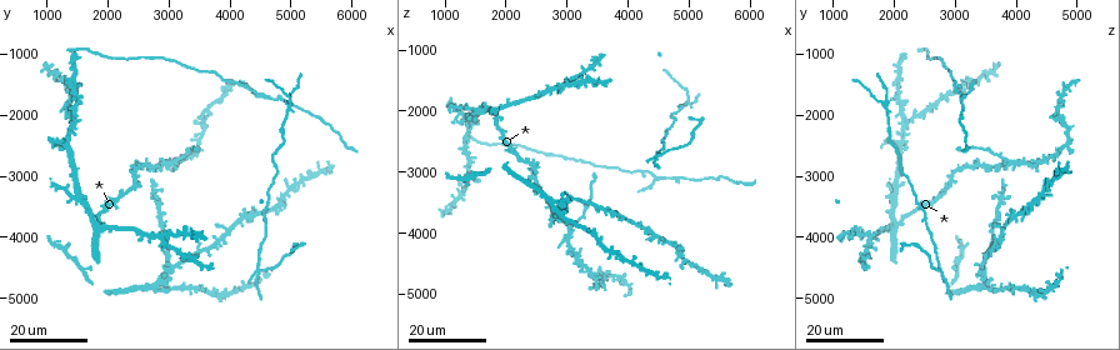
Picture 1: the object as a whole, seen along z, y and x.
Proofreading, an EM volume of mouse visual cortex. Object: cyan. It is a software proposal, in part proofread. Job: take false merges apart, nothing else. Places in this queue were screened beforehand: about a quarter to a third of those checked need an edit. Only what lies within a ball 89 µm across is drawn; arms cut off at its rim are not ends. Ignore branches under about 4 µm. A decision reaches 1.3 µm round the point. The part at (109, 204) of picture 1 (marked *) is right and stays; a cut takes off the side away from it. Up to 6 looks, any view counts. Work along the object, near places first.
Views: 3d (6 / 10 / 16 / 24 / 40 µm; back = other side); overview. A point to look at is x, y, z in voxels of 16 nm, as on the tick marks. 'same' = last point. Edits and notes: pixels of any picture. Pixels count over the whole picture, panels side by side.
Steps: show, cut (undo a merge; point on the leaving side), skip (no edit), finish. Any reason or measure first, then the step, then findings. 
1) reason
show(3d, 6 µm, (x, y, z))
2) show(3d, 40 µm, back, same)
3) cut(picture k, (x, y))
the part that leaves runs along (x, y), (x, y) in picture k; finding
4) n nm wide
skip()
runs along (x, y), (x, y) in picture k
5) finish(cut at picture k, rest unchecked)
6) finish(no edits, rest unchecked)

four or more arms meet
show(3d, 16 µm, (5000, 1800, 1800))

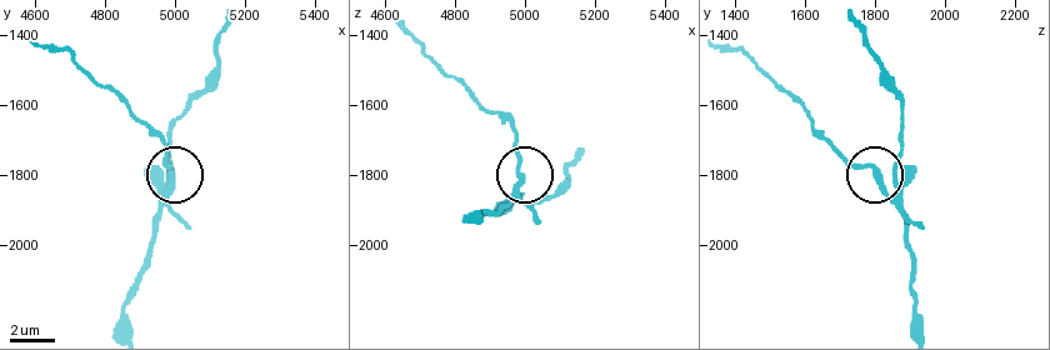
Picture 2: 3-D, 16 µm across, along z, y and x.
show(3d, 6 µm, (4990, 1830, 1820))

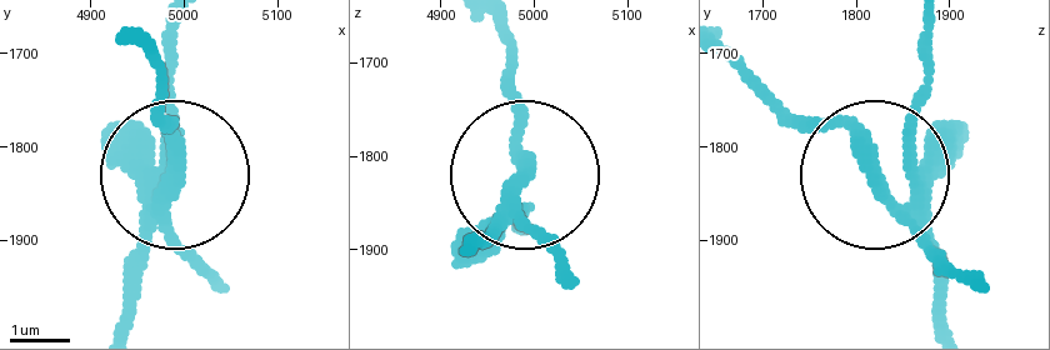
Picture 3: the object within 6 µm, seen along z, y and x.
side arm 10 µm; 4 arms
cut(picture 3, (519, 161))
a second neuron is stuck on

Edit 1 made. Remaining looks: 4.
show(overview)

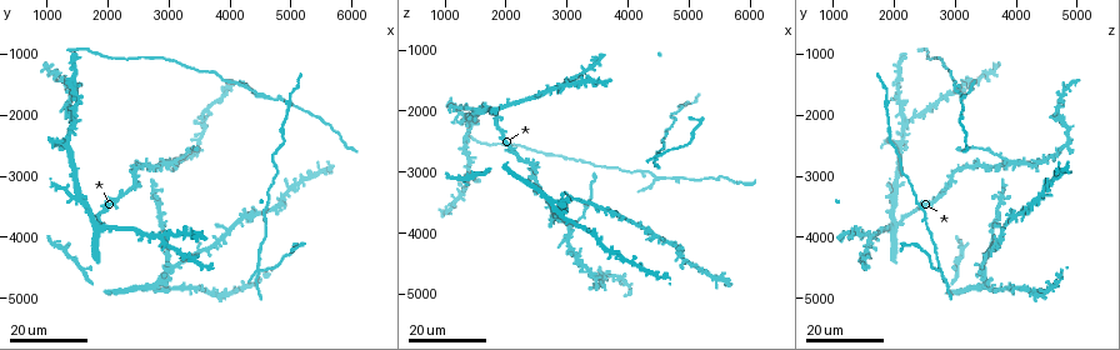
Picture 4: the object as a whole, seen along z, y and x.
looks like a crossing
show(3d, 16 µm, (4500, 4550, 2800))

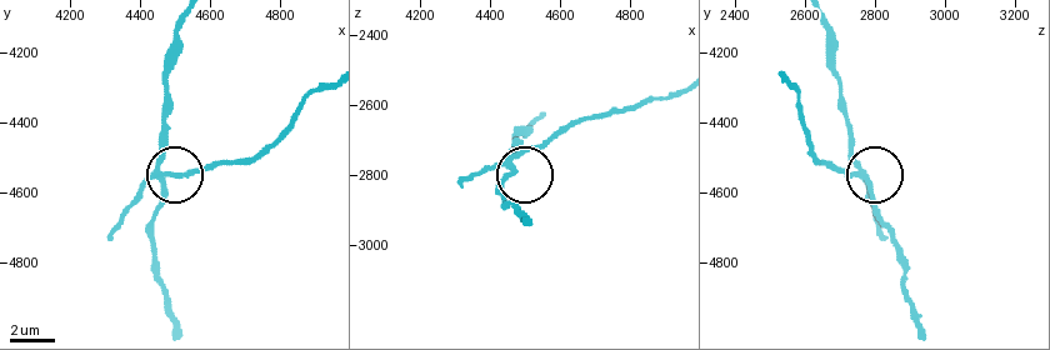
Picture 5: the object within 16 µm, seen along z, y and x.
show(3d, 10 µm, (4460, 4540, 2750))

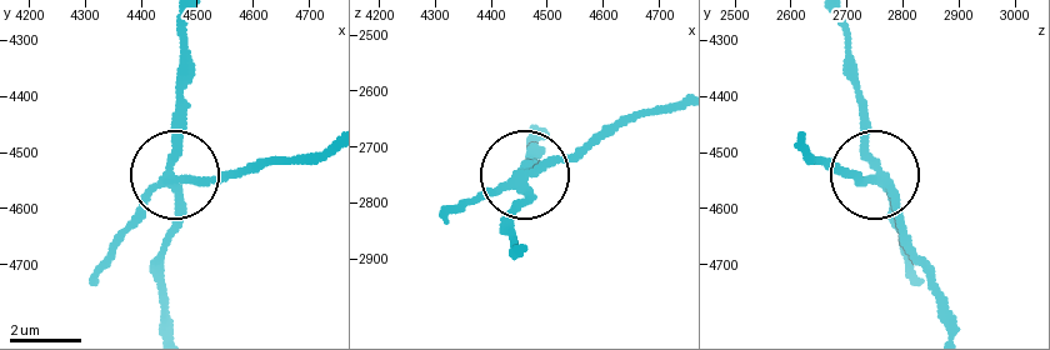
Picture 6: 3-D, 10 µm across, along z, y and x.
250 nm wide
cut(picture 6, (218, 185))
the part that leaves runs along (173, 184), (323, 154) in picture 6; a second neuron is stuck on

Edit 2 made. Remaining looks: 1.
finish(cut at picture 3, cut at picture 6, rest unchecked)

